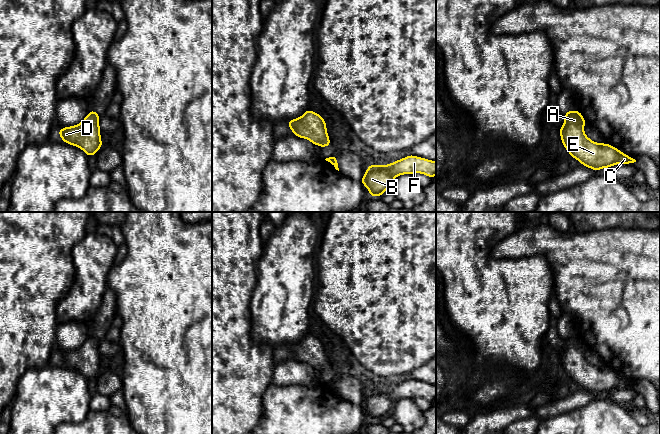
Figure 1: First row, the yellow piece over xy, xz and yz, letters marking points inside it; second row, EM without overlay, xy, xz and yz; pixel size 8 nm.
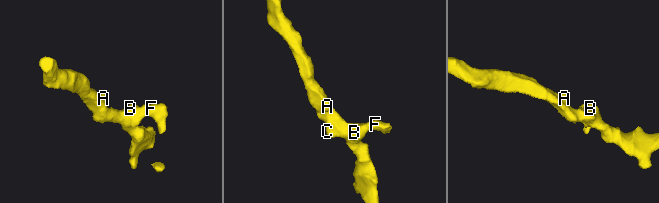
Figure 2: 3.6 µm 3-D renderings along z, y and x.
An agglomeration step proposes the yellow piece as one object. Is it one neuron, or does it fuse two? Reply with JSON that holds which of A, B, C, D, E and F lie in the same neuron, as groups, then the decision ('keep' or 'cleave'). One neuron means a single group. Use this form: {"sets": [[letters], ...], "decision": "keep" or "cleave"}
{"sets": [["A", "B", "C", "D", "E", "F"]], "decision": "keep"}

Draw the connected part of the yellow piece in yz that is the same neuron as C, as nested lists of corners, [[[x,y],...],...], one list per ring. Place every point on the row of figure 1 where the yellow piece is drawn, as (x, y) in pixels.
[[[578,110],[566,111],[564,124],[560,128],[563,147],[572,158],[582,165],[598,171],[616,164],[630,164],[635,159],[627,156],[617,148],[607,144],[598,144],[584,133],[585,119]]]

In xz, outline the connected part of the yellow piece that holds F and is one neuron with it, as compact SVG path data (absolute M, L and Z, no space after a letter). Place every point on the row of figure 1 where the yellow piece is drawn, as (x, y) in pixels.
M409 155L388 165L370 164L360 181L368 188L370 196L380 197L396 176L414 173L422 173L433 178L436 175L436 161Z

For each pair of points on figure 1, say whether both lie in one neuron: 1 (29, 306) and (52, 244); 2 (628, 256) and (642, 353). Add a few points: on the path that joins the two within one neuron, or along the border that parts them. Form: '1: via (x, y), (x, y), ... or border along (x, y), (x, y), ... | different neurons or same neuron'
1: via (29, 291), (29, 267), (37, 259) | same neuron
2: via (642, 280), (642, 329) | same neuron

